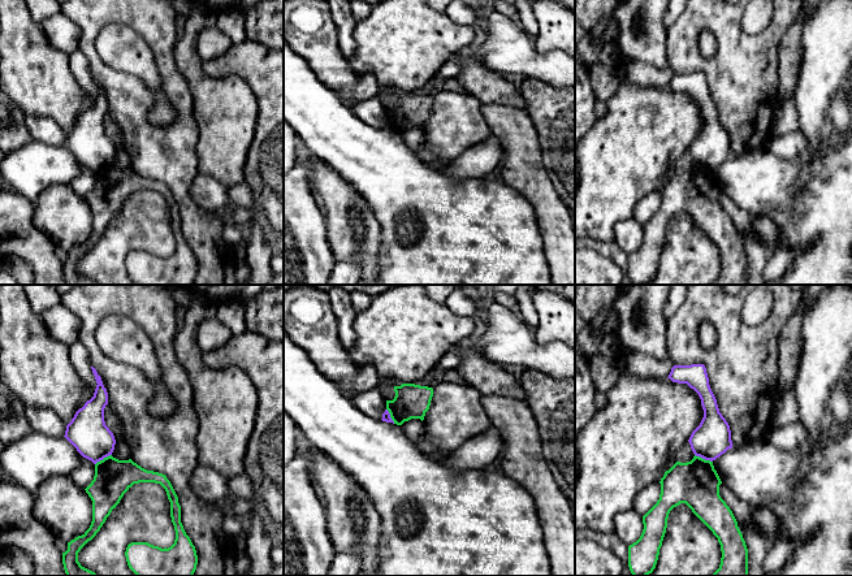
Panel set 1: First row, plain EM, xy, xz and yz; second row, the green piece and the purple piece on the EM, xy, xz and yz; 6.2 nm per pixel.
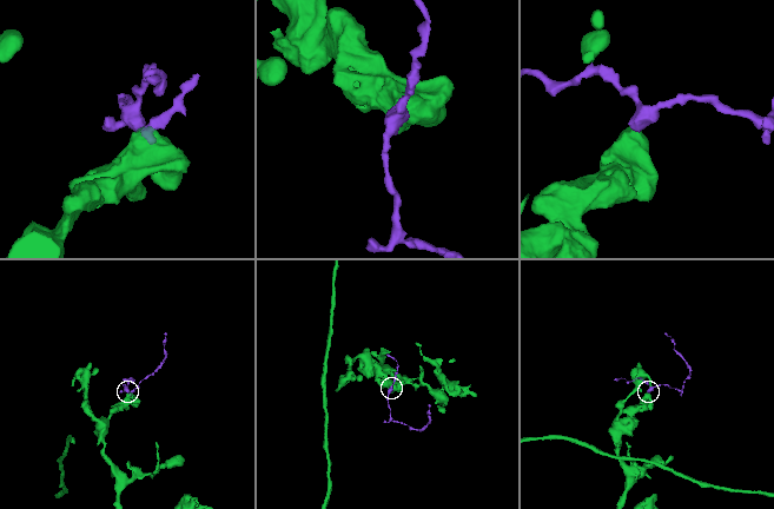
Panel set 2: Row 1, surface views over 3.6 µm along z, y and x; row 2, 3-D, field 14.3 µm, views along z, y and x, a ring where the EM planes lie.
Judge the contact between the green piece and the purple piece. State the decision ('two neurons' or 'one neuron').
two neurons

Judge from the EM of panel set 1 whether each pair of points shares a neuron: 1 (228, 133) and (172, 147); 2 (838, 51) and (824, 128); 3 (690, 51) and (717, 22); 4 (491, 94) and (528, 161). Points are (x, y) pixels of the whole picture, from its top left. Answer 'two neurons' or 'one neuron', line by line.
1: two neurons
2: one neuron
3: one neuron
4: two neurons

